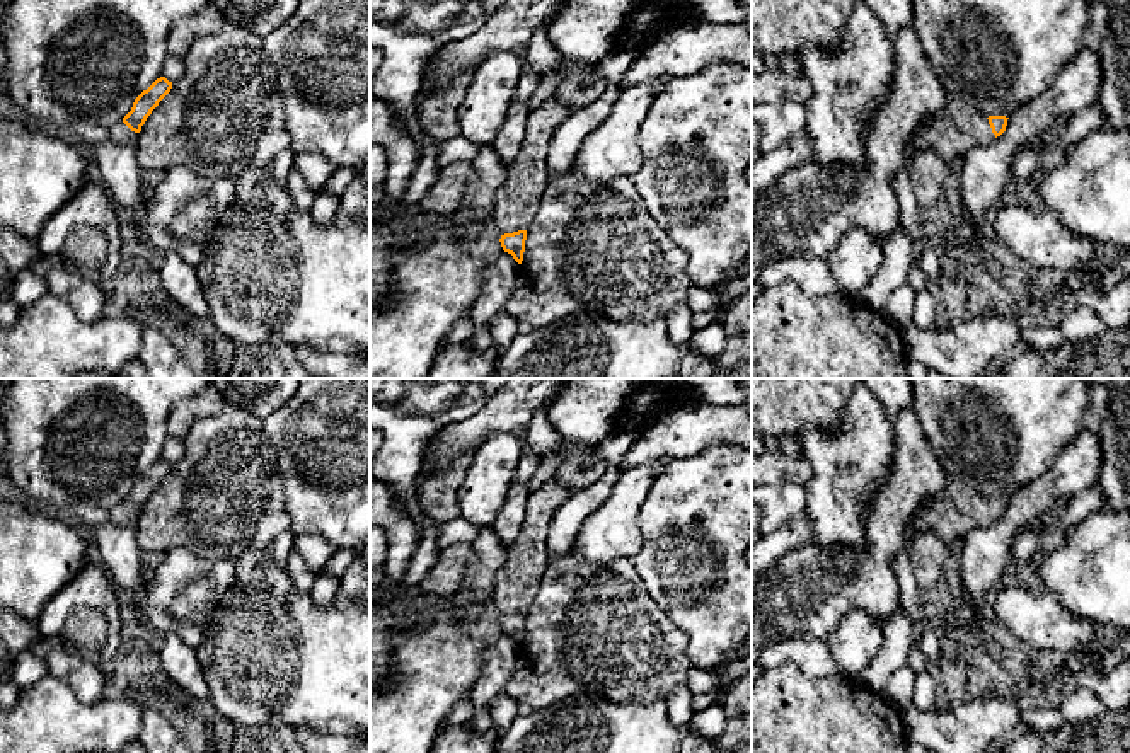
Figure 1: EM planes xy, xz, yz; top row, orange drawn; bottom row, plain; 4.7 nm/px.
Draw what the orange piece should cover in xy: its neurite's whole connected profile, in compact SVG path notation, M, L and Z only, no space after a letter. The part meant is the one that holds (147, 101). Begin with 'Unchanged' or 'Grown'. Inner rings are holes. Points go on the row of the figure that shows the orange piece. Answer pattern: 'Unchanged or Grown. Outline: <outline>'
Grown. Outline: M165 77L157 78L135 99L131 111L119 123L109 128L109 138L118 143L136 143L147 118L170 92L170 89L172 82Z

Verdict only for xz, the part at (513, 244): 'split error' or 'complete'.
split error

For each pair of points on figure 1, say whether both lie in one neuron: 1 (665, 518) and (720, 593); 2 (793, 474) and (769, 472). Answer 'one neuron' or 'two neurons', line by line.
1: one neuron
2: one neuron

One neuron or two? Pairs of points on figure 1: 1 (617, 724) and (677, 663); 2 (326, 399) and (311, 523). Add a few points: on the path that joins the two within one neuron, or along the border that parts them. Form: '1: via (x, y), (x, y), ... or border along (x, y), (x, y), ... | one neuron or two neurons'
1: border along (611, 699), (619, 702), (665, 702) | two neurons
2: via (333, 430), (331, 493) | one neuron

